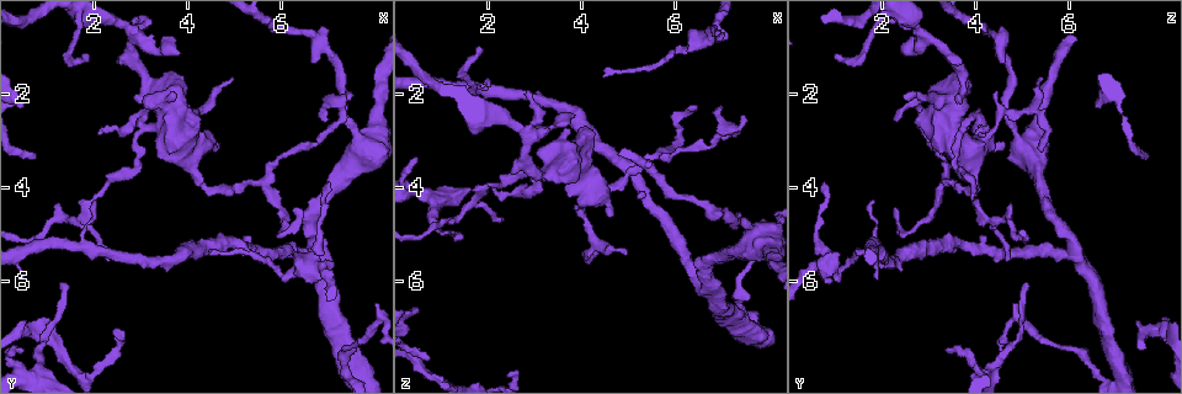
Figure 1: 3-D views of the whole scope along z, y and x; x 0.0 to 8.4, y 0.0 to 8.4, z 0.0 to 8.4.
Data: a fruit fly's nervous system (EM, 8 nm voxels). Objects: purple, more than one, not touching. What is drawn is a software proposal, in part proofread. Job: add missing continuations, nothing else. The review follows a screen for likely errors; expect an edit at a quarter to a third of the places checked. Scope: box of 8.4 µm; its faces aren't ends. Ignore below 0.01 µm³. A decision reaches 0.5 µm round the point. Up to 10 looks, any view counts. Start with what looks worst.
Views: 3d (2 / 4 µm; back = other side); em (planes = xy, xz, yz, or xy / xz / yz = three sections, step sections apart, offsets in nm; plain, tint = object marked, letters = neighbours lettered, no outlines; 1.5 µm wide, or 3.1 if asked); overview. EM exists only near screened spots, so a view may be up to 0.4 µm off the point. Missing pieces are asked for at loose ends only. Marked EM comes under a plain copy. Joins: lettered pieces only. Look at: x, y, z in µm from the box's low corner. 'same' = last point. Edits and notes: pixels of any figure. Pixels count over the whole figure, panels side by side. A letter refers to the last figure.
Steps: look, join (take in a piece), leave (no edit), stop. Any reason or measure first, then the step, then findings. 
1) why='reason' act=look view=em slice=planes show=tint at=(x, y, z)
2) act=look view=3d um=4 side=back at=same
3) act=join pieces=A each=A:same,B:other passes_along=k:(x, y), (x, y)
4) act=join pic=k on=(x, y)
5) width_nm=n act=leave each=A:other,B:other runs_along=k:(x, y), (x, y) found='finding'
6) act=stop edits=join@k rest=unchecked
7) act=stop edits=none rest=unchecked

why='branch stops here' act=look view=em slice=planes show=letters at=(7.00, 3.90, 0.75)

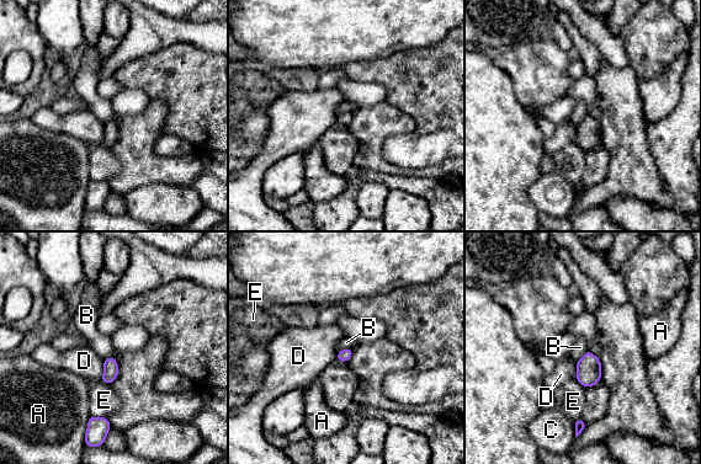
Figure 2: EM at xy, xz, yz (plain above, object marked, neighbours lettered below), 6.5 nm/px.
width_nm=80 act=leave each=A:other,B:other,C:other,D:other,E:other found='none of them fits'

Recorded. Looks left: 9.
why='an open end' act=look view=em slice=planes show=letters at=(0.70, 3.40, 7.60)

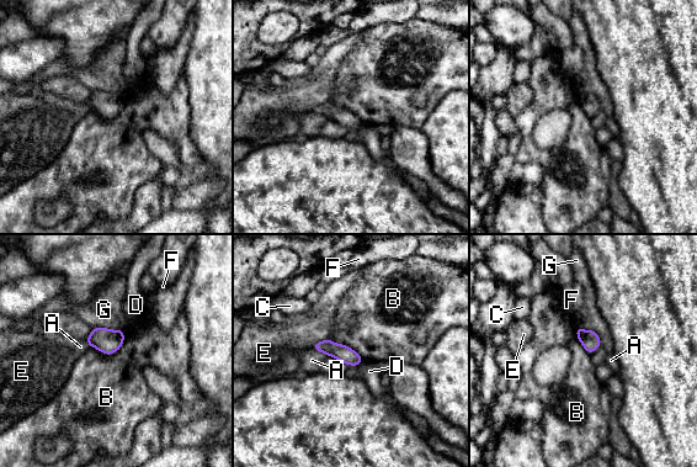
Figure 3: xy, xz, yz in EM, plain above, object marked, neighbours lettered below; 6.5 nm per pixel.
width_nm=110 act=leave each=A:other,B:other,C:other,D:other,E:other,F:other,G:other border=3:(124, 332), (111, 354), (91, 348) found='no lettered piece goes on from it'

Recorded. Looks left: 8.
why='tapers out' act=look view=em slice=xz step=4 show=letters at=(2.10, 2.80, 4.00)

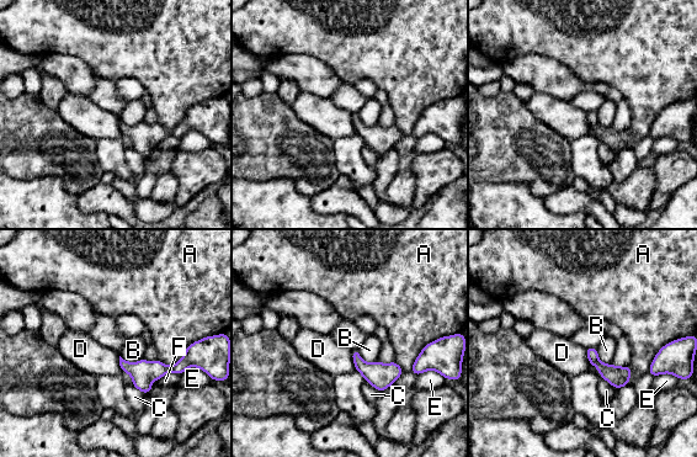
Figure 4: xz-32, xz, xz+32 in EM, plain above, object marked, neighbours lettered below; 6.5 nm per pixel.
act=leave each=A:other,B:other,C:other,D:other,E:other,F:other found='no lettered piece goes on from it'

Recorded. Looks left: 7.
why='tapers out' act=look view=3d um=4 at=(1.75, 1.20, 0.95)

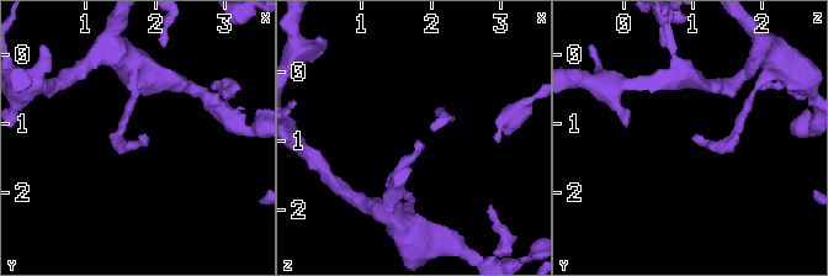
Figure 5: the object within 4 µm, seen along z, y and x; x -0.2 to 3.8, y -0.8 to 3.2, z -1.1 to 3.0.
act=look view=em slice=yz step=4 show=letters at=(1.80, 1.20, 1.00)

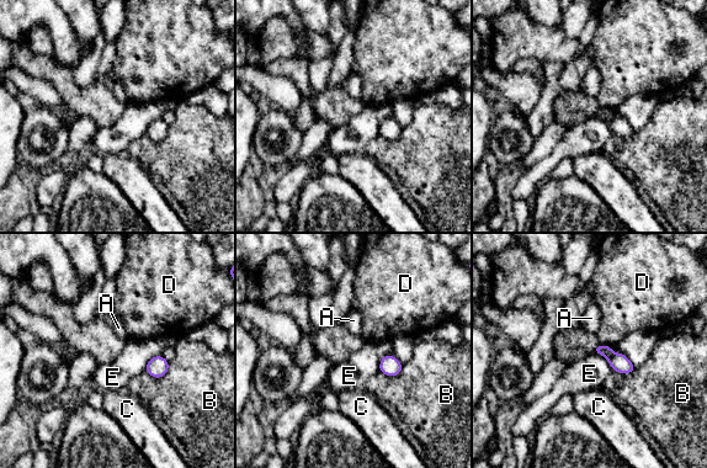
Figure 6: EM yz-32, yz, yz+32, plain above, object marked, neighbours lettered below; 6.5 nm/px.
act=look view=em slice=planes show=letters at=same

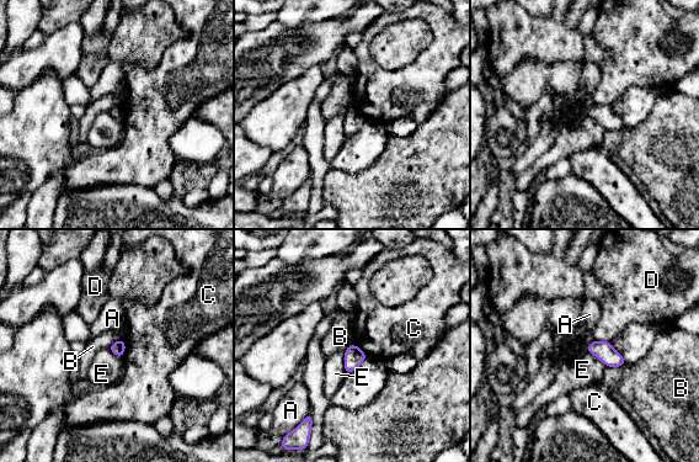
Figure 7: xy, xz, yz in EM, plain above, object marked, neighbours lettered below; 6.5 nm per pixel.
act=leave each=A:other,B:other,C:other,D:other,E:other border=7:(627, 362), (607, 367) found='none of them fits'

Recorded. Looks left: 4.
act=stop edits=none rest=unchecked

